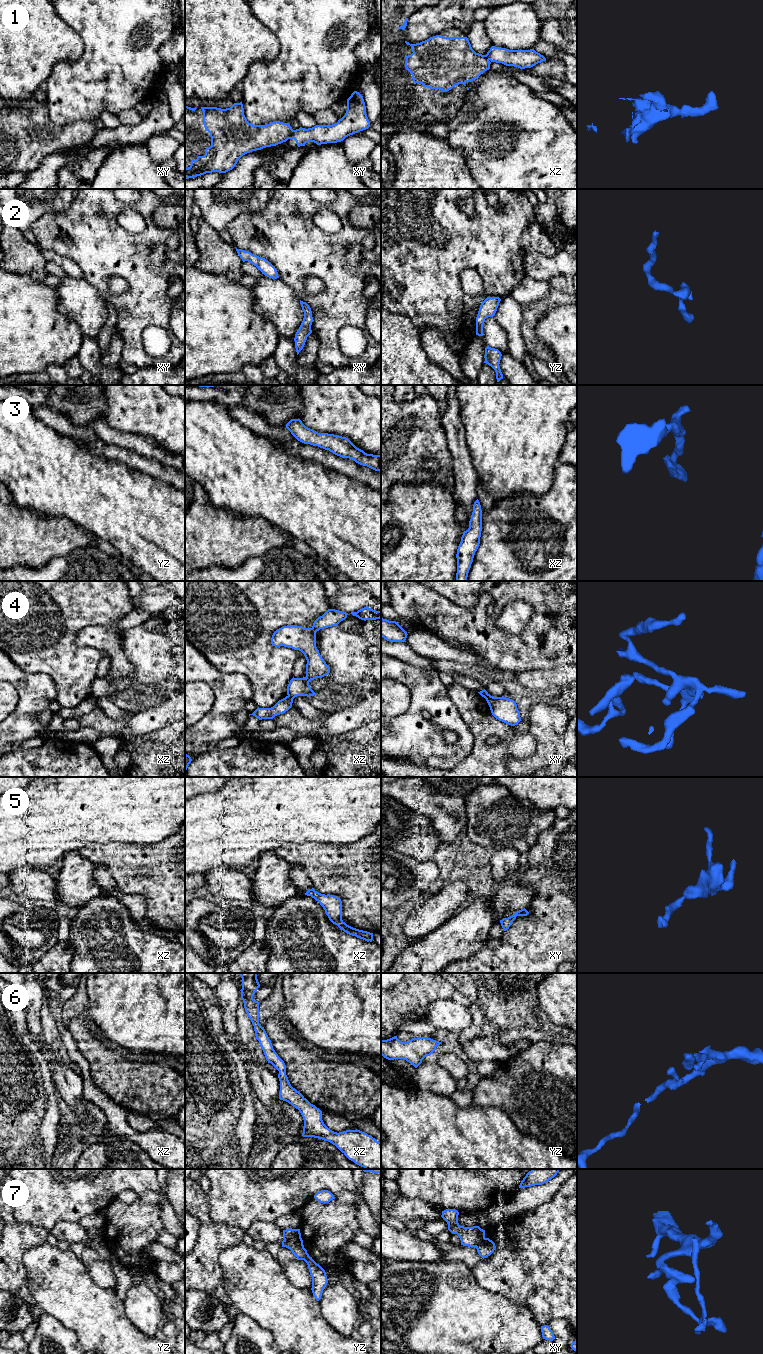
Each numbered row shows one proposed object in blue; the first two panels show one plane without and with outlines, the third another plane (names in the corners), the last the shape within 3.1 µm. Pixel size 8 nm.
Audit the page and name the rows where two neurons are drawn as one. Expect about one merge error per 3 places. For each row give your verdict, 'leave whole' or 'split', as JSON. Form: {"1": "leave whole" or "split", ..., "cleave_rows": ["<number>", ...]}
{"1": "split", "2": "leave whole", "3": "leave whole", "4": "split", "5": "leave whole", "6": "leave whole", "7": "split", "cleave_rows": ["1", "4", "7"]}

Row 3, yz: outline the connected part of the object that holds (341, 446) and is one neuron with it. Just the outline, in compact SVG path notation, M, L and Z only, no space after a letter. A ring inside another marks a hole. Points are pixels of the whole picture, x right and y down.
M291 419L286 428L300 442L329 450L342 458L349 458L356 463L381 471L381 454L367 454L357 448L348 438L339 435L318 433L306 427L300 419Z

